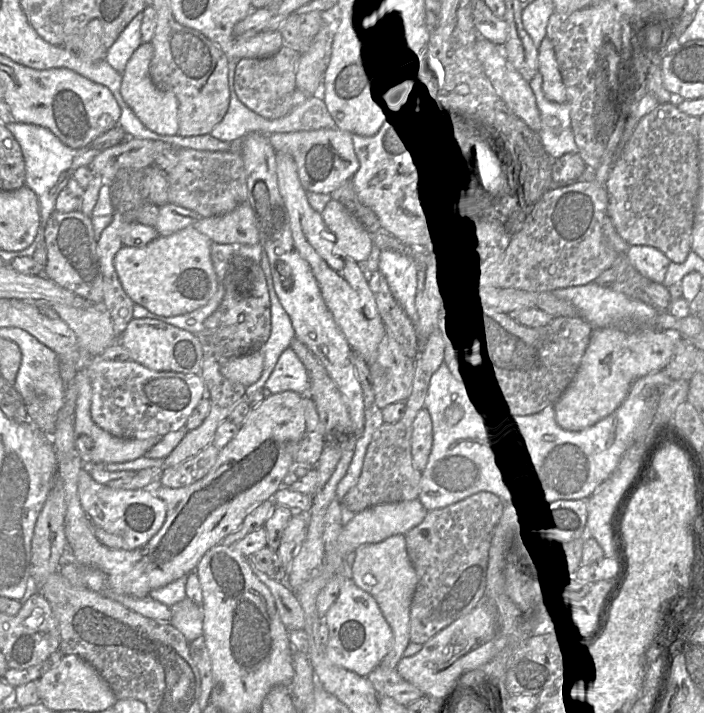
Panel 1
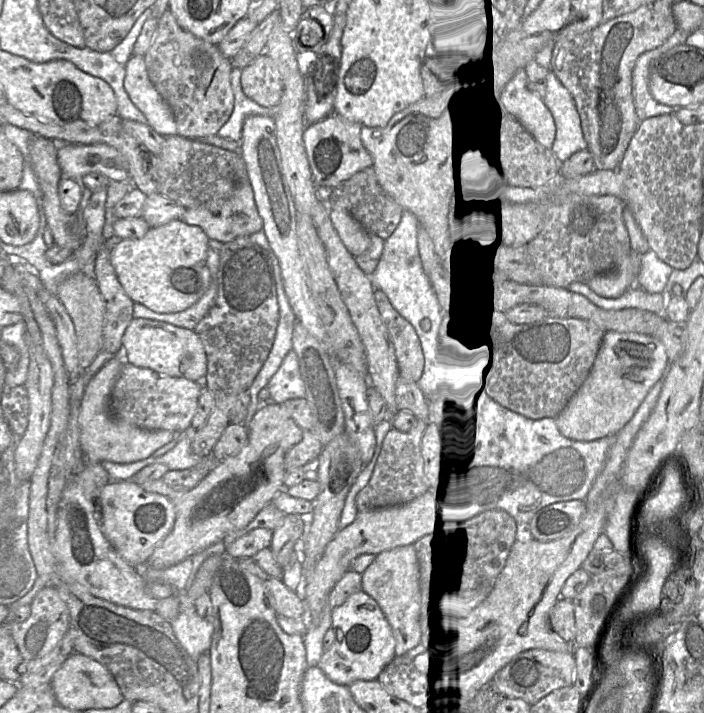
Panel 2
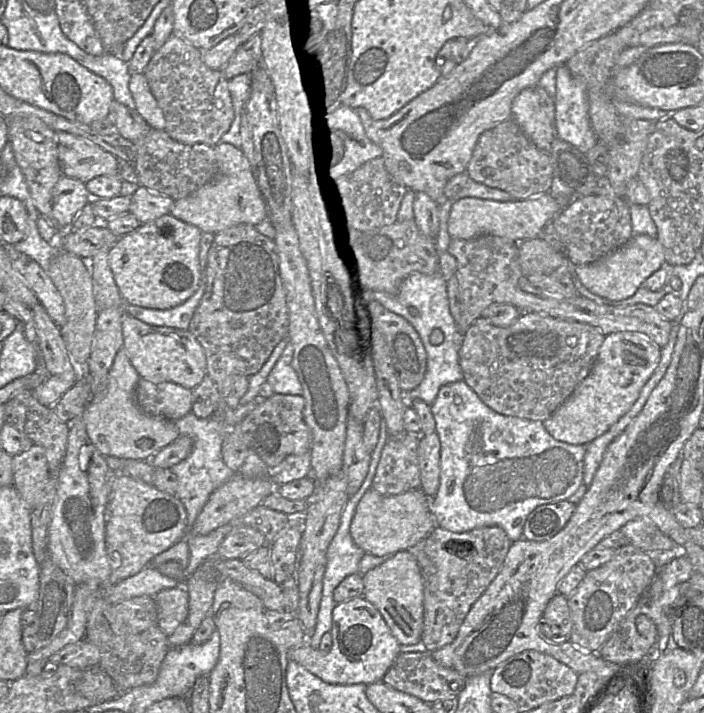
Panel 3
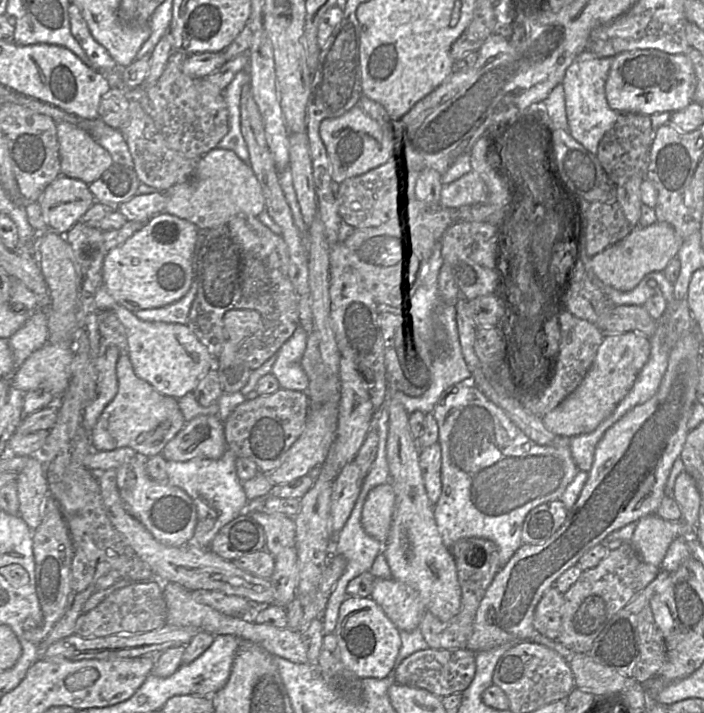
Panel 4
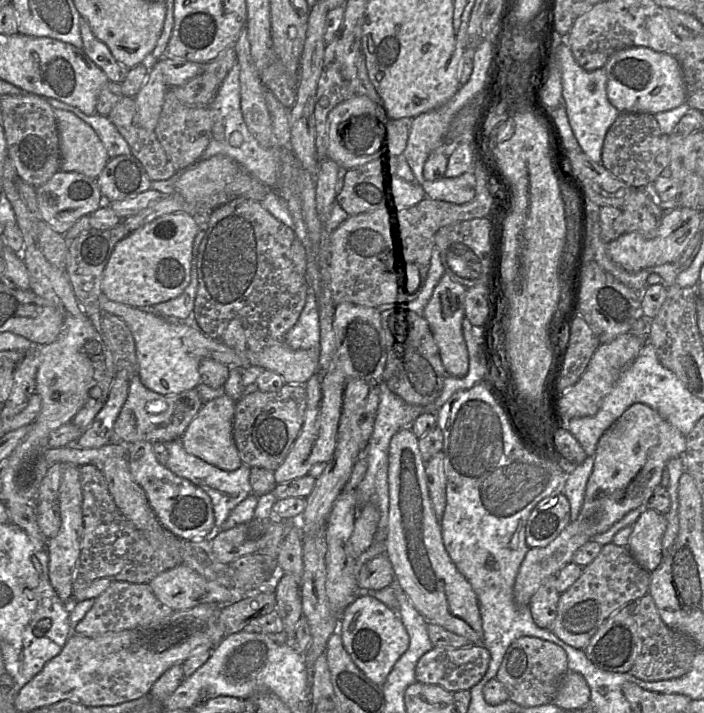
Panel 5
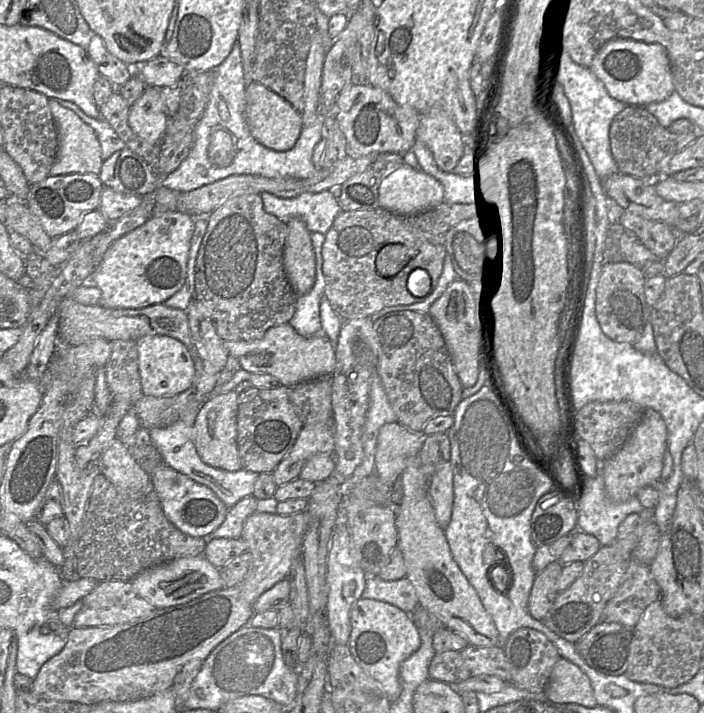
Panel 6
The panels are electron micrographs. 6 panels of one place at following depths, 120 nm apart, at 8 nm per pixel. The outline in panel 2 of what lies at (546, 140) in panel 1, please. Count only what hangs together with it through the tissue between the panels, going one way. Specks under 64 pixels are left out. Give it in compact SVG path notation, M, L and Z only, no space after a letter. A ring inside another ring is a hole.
M549 71L546 77L542 99L556 126L551 150L558 161L564 161L574 153L587 149L574 99L553 72Z

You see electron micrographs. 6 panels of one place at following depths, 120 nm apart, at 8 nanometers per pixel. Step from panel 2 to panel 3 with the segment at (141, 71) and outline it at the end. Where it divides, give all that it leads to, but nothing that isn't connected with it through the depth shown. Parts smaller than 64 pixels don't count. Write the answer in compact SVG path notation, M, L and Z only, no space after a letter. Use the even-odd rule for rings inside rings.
M144 73L131 74L129 90L135 103L135 110L154 130L164 130L166 121L163 111L153 96Z

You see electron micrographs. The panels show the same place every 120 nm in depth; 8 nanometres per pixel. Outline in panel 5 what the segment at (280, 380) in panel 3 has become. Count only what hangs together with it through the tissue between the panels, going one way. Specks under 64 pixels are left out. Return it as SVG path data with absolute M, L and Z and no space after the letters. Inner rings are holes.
M308 289L303 309L284 337L284 342L293 350L319 349L320 328L316 297Z

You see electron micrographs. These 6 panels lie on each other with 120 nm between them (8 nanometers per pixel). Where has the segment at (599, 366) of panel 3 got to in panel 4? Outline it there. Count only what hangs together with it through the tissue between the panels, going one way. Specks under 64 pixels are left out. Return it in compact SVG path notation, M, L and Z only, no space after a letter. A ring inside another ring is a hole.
M630 331L604 337L582 382L542 418L545 427L555 435L567 438L593 432L631 390L649 355L650 339L642 333Z

